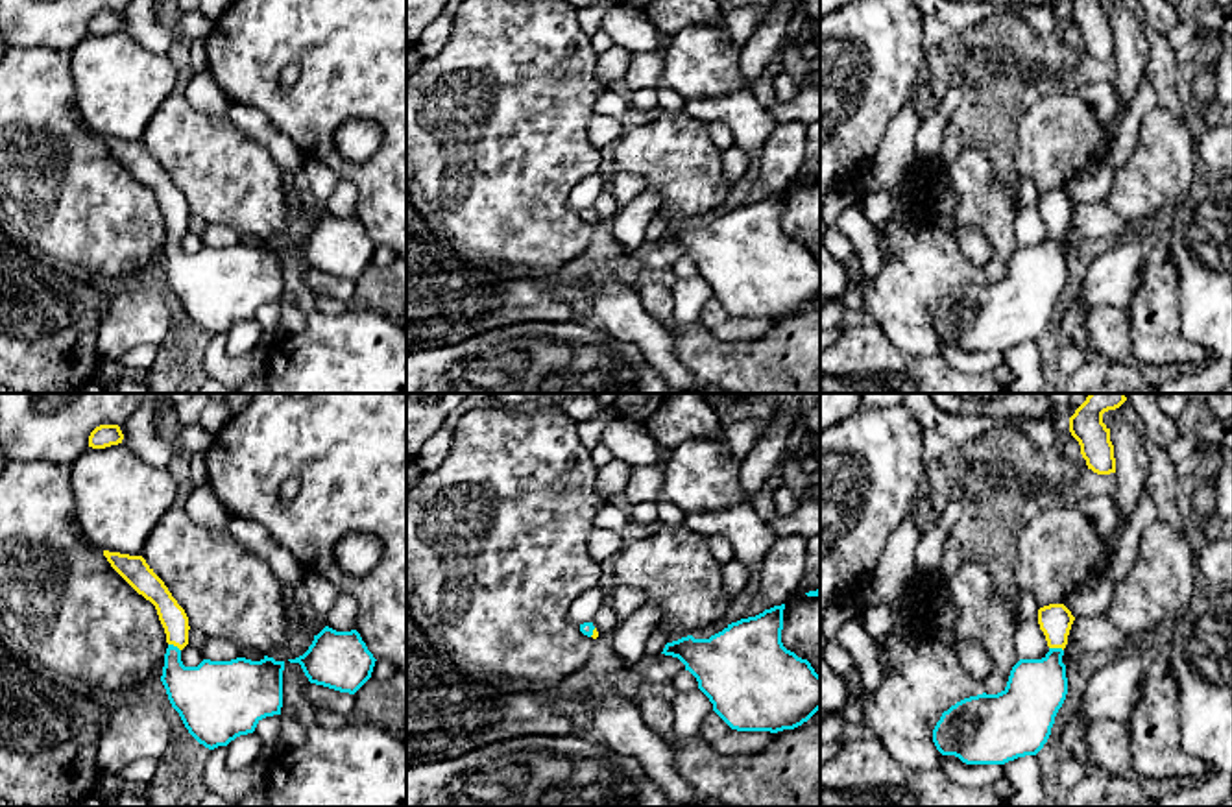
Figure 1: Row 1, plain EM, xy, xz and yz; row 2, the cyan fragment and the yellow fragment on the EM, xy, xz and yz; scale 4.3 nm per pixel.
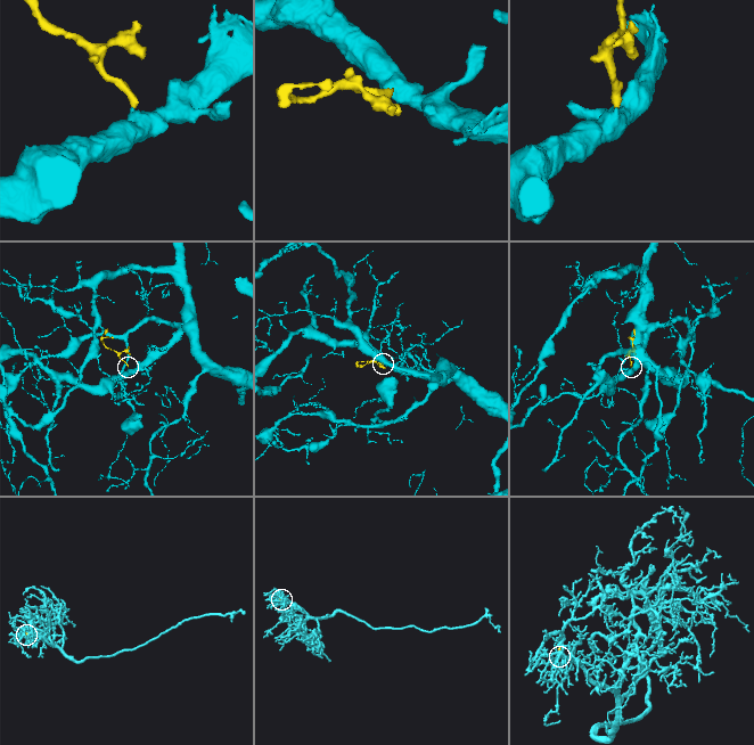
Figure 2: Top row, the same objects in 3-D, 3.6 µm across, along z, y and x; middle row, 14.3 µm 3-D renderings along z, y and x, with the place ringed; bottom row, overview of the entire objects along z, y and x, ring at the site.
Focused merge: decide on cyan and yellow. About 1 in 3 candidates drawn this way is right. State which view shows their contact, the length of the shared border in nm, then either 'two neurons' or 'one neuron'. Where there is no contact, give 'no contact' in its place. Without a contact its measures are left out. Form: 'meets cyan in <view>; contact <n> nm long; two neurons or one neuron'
meets cyan in yz; contact 70 nm long; one neuron

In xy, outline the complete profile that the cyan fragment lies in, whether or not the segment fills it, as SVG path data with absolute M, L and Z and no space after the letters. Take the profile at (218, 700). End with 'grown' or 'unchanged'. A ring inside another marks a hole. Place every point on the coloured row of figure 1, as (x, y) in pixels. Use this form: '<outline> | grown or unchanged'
M109 550L103 556L155 606L168 643L161 681L172 707L199 744L209 750L227 746L253 733L262 718L281 715L284 661L264 656L260 661L203 659L198 667L185 667L181 650L188 644L188 617L164 582L142 556Z | grown

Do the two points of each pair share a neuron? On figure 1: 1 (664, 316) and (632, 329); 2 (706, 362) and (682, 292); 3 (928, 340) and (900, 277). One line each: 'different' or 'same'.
1: different
2: different
3: same

